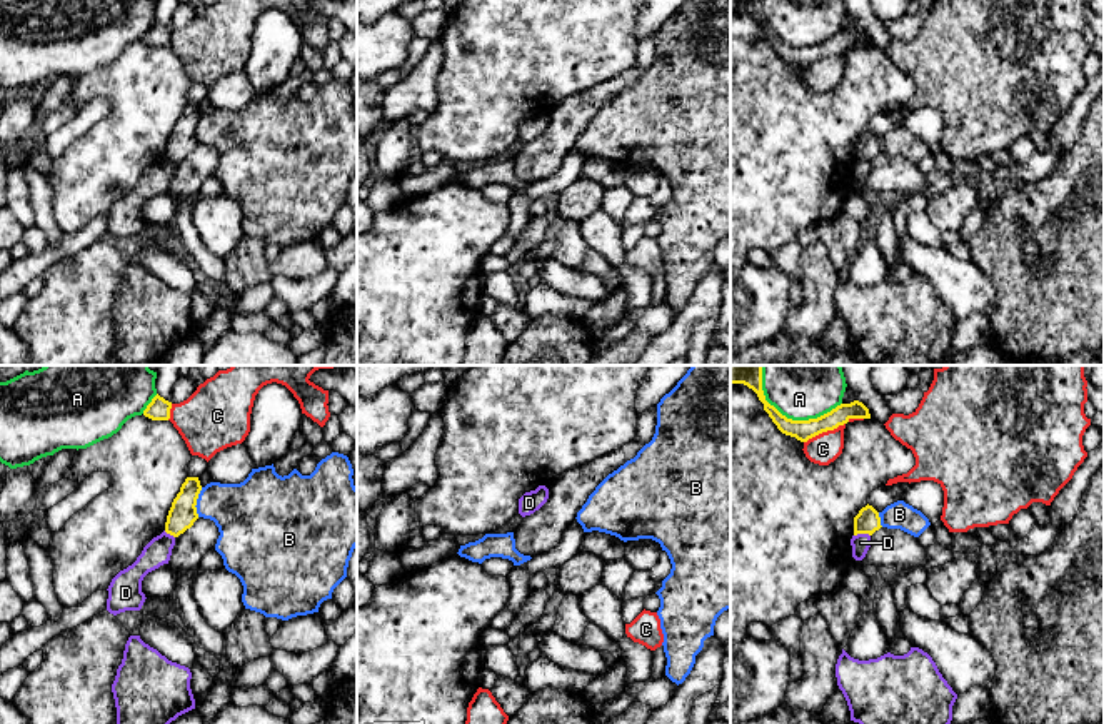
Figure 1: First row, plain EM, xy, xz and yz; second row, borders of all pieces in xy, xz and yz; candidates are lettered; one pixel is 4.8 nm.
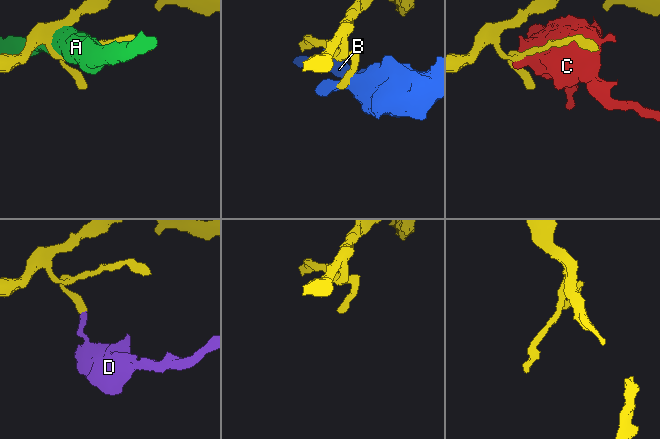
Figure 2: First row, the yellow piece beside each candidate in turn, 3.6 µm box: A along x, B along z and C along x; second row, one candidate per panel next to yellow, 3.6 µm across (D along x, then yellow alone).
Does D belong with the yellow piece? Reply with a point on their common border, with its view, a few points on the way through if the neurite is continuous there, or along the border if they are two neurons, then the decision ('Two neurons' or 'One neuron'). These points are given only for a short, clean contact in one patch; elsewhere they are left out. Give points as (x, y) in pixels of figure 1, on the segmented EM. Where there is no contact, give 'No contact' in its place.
Touches yellow at yz (861, 532). Boundary: yz (869, 534), (854, 536). Two neurons

